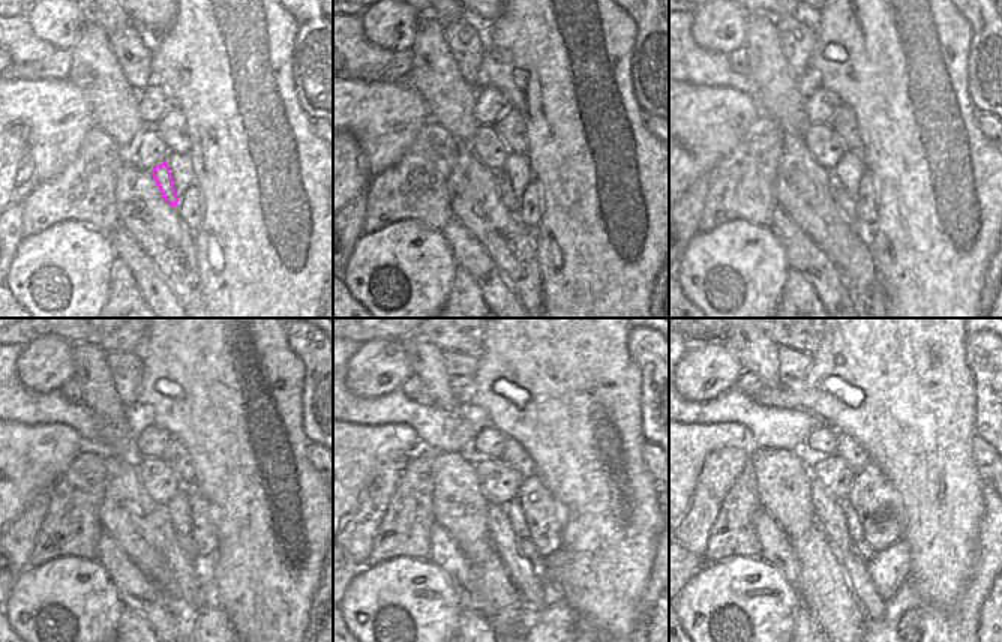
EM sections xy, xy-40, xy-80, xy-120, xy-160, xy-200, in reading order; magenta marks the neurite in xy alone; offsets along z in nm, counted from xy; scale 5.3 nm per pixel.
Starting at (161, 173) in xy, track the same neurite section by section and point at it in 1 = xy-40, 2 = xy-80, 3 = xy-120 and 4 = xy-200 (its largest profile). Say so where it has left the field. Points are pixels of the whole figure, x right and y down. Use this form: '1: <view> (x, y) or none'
1: xy-40 (503, 185)
2: xy-80 (845, 201)
3: xy-120 (186, 543)
4: xy-200 (863, 549)

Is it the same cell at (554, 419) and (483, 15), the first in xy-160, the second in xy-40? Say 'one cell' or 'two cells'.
two cells

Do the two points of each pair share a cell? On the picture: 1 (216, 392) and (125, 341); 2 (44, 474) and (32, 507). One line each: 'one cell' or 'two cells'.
1: two cells
2: two cells

